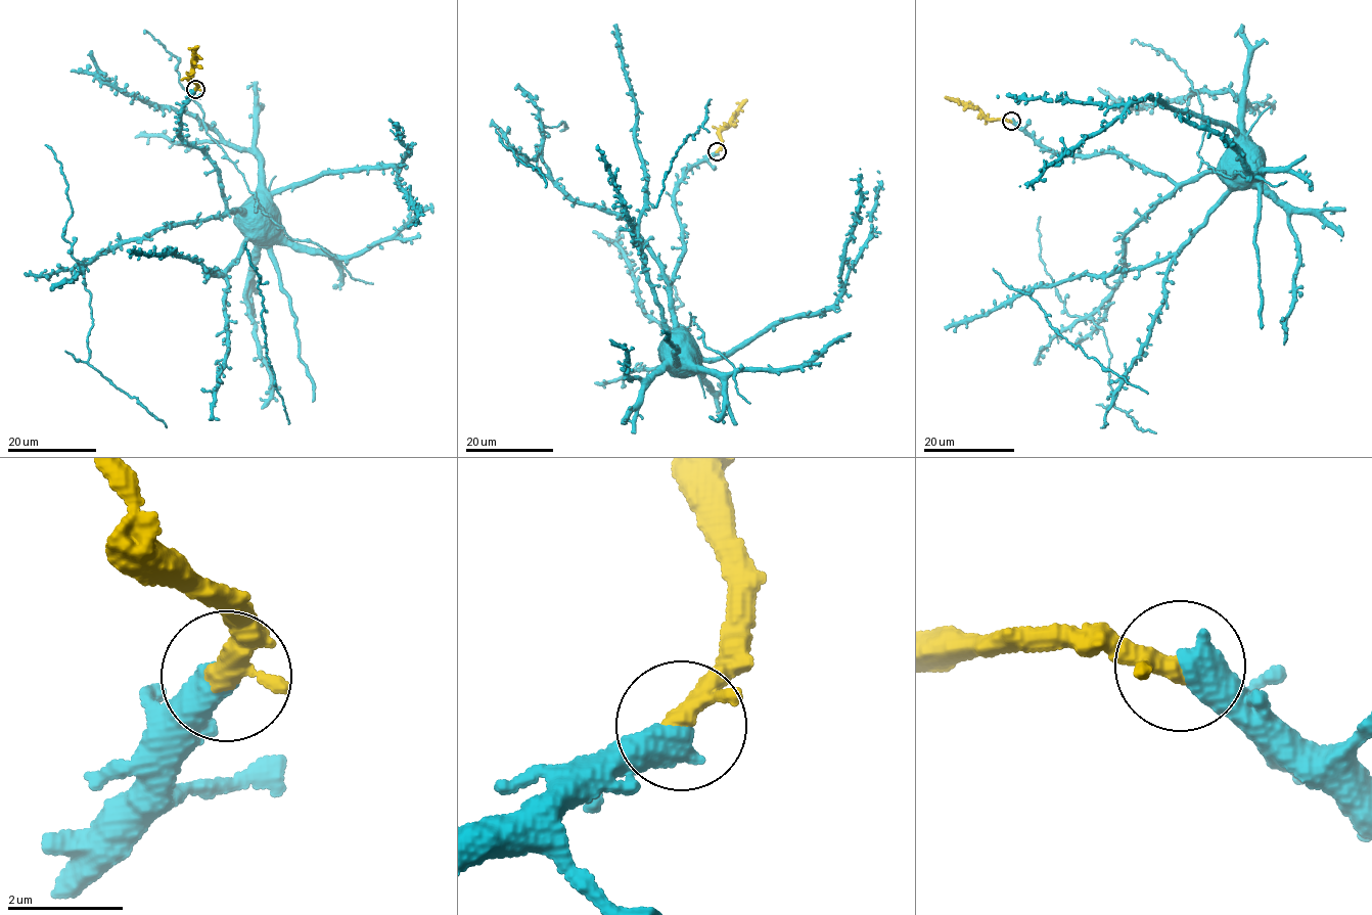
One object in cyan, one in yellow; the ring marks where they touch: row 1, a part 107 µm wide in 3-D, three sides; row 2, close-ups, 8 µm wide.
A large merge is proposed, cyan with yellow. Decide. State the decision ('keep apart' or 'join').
join

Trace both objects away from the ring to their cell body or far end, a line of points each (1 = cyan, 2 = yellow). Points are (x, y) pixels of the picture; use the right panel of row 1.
1: (1010, 121), (1057, 152), (1072, 155), (1121, 152), (1176, 183), (1216, 171), (1219, 174), (1231, 173)
2: (1010, 121), (992, 120), (977, 108), (965, 107), (945, 96)

